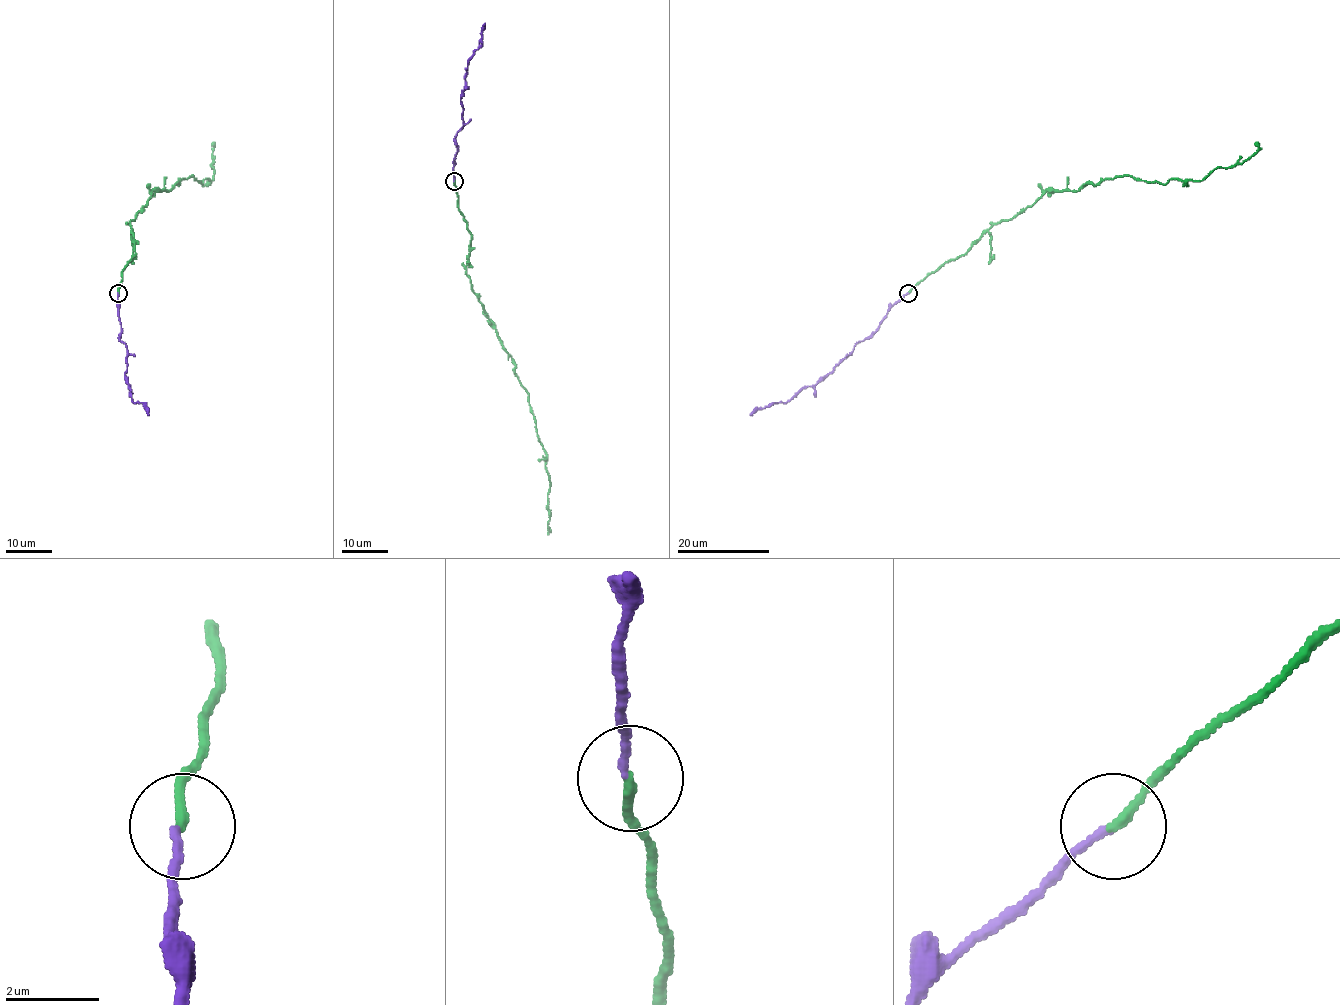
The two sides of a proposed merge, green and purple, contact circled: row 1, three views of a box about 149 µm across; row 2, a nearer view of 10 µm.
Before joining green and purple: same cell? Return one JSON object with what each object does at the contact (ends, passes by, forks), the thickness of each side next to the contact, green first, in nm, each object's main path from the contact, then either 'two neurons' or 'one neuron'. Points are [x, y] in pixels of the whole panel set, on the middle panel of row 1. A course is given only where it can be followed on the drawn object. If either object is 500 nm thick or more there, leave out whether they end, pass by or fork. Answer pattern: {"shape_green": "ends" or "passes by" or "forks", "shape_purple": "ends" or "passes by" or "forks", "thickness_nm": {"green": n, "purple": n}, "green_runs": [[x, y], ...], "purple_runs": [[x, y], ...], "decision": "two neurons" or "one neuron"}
{"shape_green": "ends", "shape_purple": "ends", "thickness_nm": {"green": 190, "purple": 150}, "green_runs": [[455, 181], [471, 236], [466, 267], [471, 289], [511, 357], [546, 454], [548, 528]], "purple_runs": [[453, 181], [457, 152], [455, 137], [463, 127], [462, 91], [465, 88], [467, 62], [478, 48], [485, 23]], "decision": "two neurons"}

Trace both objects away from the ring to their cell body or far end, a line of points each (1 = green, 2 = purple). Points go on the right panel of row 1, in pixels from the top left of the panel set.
1: (908, 292), (1047, 191), (1077, 191), (1122, 176), (1162, 184), (1201, 180), (1248, 159), (1255, 142)
2: (908, 294), (892, 306), (879, 327), (855, 344), (815, 385), (802, 387), (785, 402), (757, 408), (750, 415)

